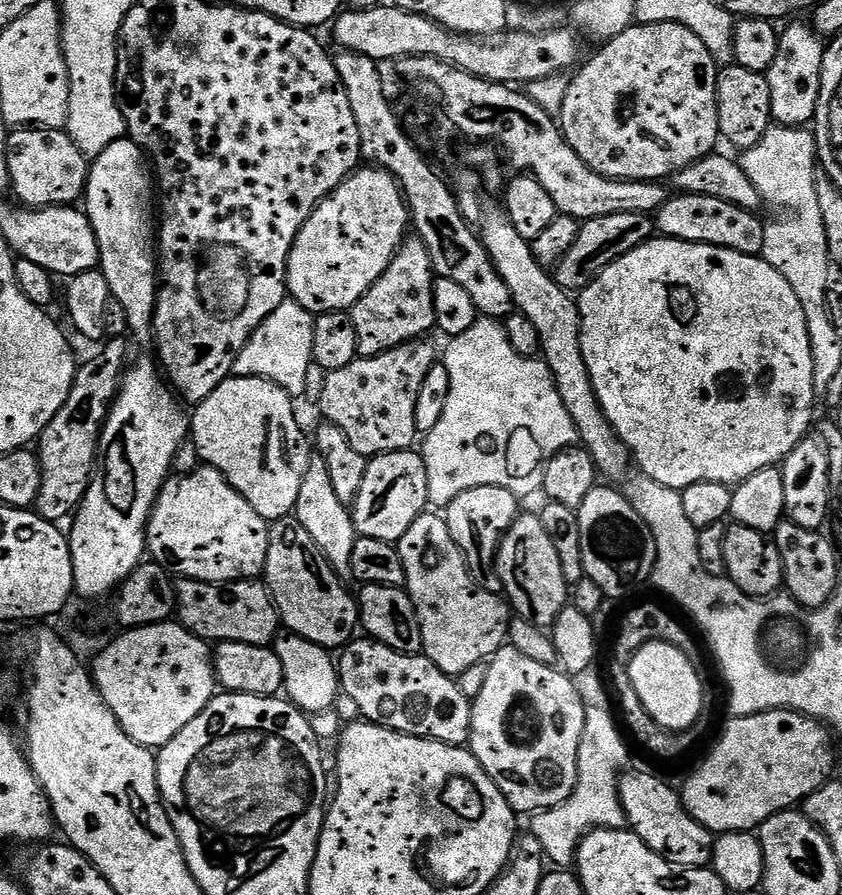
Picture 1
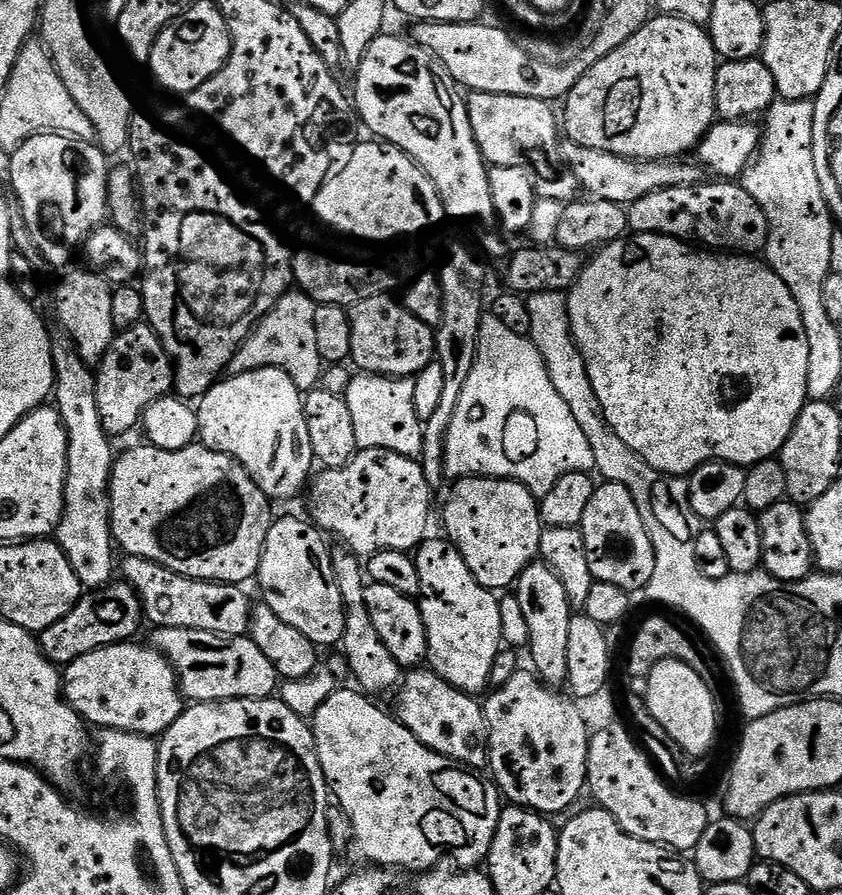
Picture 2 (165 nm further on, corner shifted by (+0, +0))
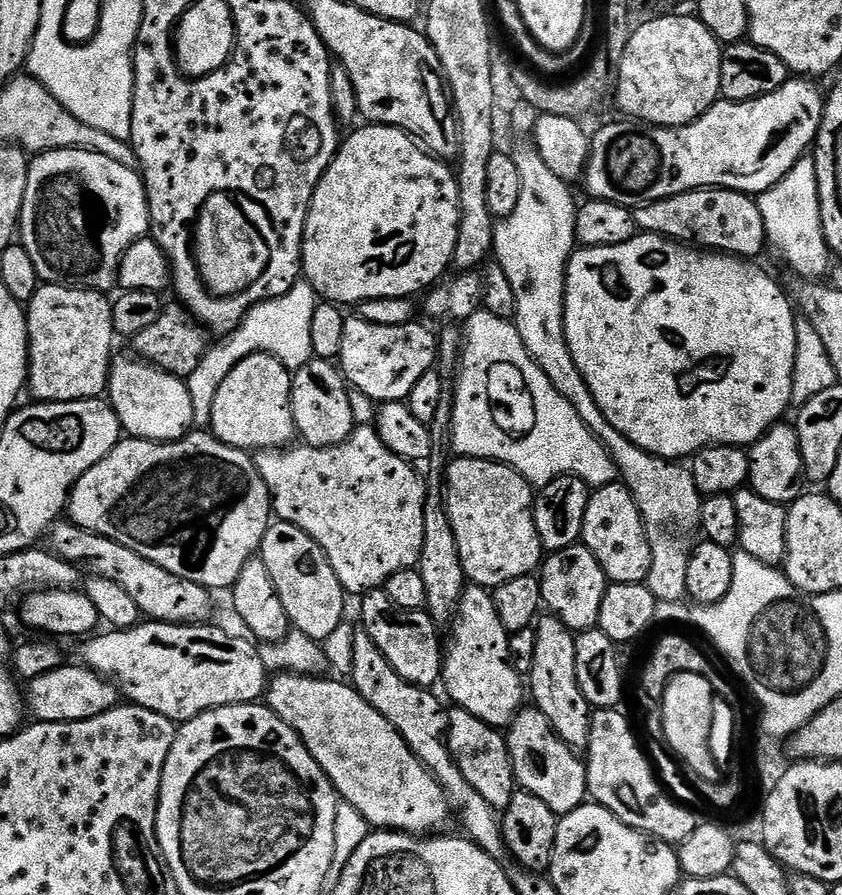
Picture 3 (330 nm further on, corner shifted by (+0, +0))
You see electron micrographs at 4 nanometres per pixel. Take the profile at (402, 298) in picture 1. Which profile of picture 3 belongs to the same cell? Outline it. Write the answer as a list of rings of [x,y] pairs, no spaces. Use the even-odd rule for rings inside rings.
[[[352,314],[344,322],[338,367],[349,385],[368,395],[372,401],[380,404],[389,404],[395,400],[404,402],[410,390],[414,390],[414,385],[421,380],[422,374],[437,367],[437,343],[437,333],[423,328],[420,322],[378,326],[374,322],[366,322],[358,314]]]

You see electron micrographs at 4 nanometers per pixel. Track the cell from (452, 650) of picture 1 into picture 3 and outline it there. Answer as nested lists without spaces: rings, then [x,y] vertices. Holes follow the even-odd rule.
[[[465,587],[460,604],[456,607],[451,625],[452,641],[447,641],[442,656],[442,685],[455,707],[474,714],[491,728],[507,729],[526,700],[526,688],[520,685],[521,673],[514,670],[510,650],[509,633],[494,610],[492,592],[486,588]]]

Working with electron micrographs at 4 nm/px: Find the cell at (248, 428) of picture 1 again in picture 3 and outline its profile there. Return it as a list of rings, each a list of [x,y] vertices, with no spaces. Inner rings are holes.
[[[264,352],[254,354],[238,362],[238,366],[226,374],[226,382],[218,386],[210,431],[232,448],[263,450],[291,445],[297,435],[292,417],[291,393],[292,372],[282,366],[278,358],[267,356]]]

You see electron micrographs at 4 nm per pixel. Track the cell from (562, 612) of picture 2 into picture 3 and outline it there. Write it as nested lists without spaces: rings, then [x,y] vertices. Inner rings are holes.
[[[544,614],[535,625],[534,666],[530,673],[531,703],[550,722],[562,742],[573,750],[587,749],[592,729],[593,707],[588,703],[586,694],[578,686],[578,658],[576,657],[576,636],[558,617]]]

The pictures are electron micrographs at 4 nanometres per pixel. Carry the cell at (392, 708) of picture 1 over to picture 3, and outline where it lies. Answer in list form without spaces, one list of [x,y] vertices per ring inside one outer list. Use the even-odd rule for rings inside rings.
[[[453,707],[448,712],[447,741],[458,770],[462,770],[462,778],[466,778],[466,782],[470,782],[470,786],[474,786],[474,790],[478,790],[478,794],[482,794],[482,798],[486,798],[486,802],[490,802],[492,808],[497,810],[508,808],[518,791],[518,785],[510,762],[505,733],[474,718],[474,714]]]

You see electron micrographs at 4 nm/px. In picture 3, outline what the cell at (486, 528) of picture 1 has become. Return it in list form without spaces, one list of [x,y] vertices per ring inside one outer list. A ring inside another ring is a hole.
[[[473,456],[453,459],[446,469],[446,503],[464,575],[475,587],[495,590],[502,586],[502,582],[531,576],[539,569],[542,549],[532,517],[534,488],[507,464],[499,464],[496,460],[475,460]]]

